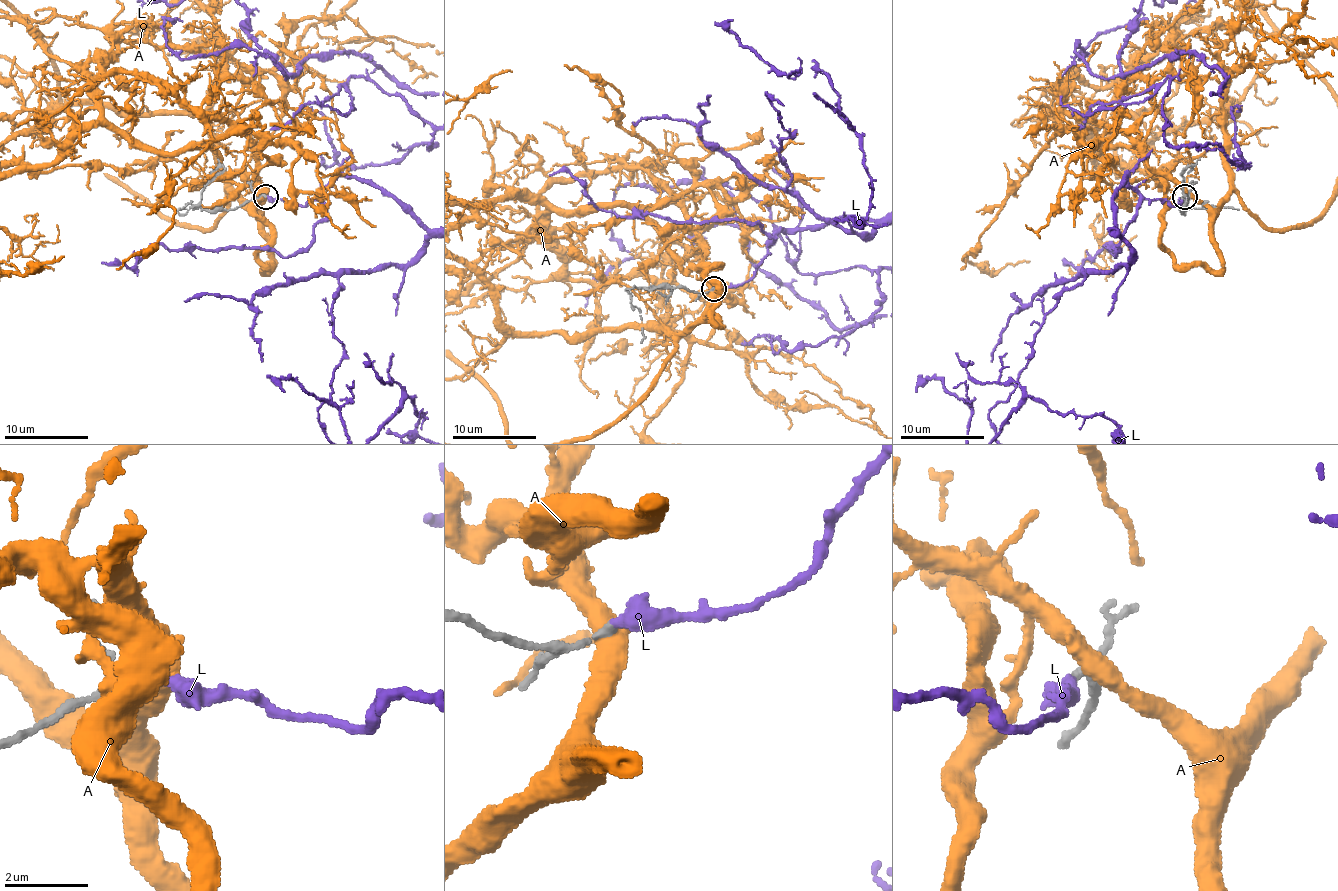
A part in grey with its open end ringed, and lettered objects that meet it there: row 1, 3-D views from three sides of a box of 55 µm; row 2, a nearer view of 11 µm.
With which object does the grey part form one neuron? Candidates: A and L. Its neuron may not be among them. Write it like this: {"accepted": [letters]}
{"accepted": ["L"]}

